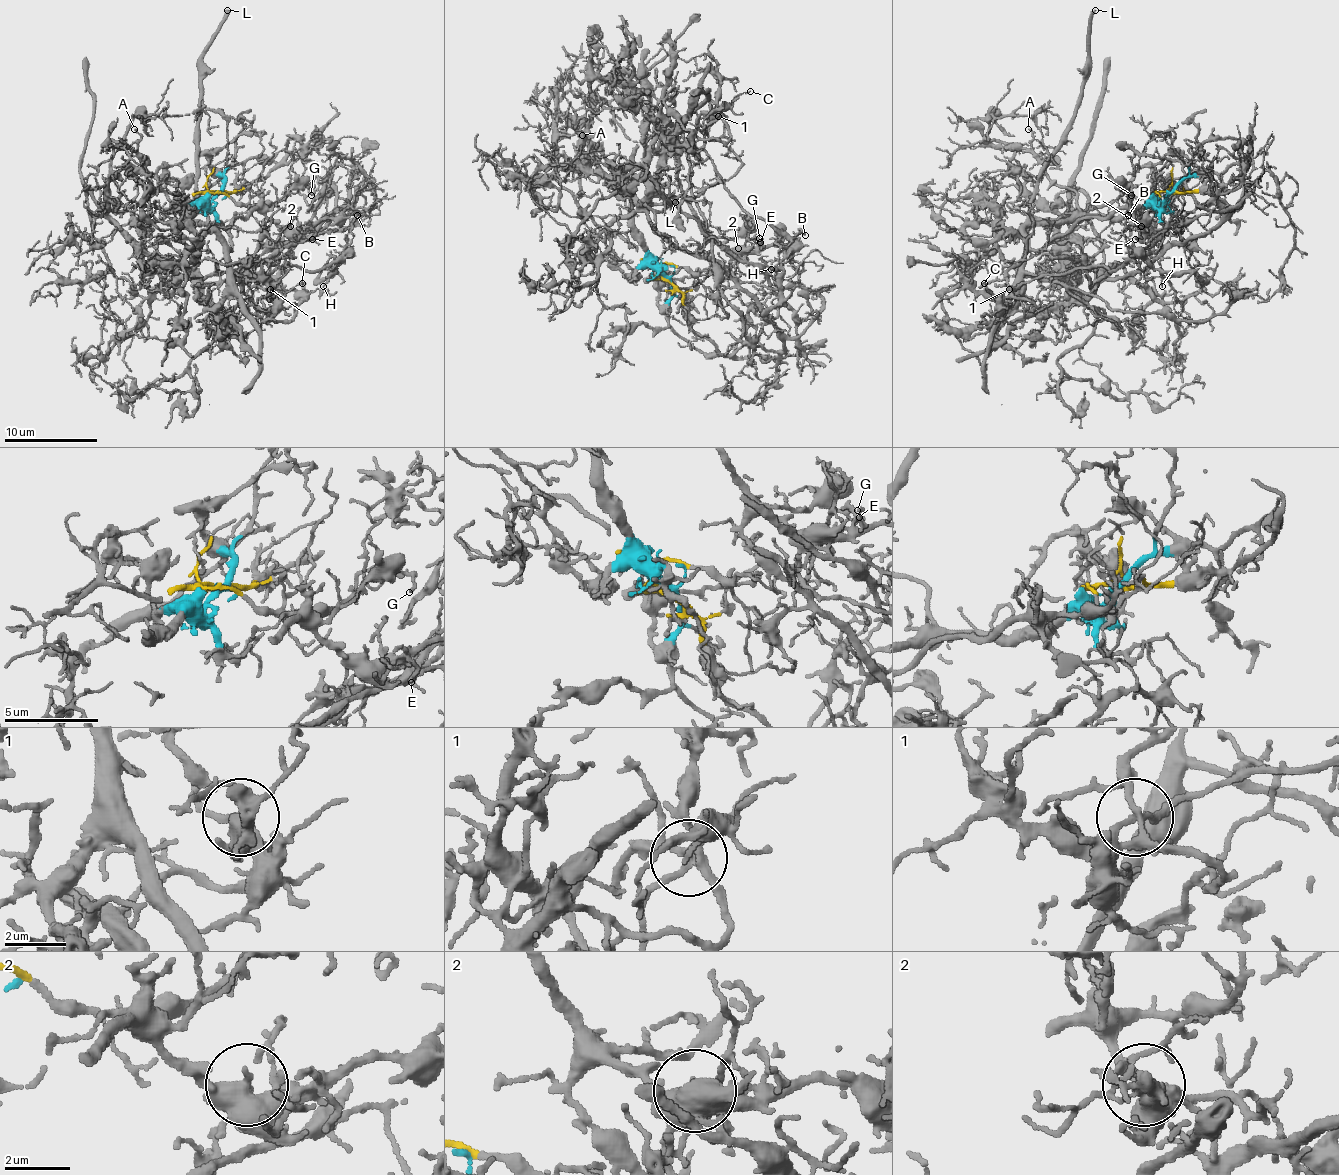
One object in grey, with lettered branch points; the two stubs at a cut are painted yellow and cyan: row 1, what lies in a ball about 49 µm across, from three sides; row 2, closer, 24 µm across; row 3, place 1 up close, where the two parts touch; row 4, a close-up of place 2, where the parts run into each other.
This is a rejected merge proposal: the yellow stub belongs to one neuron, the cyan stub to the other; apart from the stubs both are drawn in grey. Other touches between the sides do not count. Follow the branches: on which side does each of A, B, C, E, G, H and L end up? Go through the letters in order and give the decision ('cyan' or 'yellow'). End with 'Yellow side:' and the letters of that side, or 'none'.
A: cyan
B: cyan
C: cyan
E: cyan
G: cyan
H: cyan
L: cyan
Yellow side: none

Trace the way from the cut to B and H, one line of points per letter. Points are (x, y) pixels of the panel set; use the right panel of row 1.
B: (1169, 193), (1118, 216), (1032, 221), (1023, 268), (1034, 275), (1116, 270), (1132, 254), (1123, 235), (1127, 214)
H: (1169, 193), (1118, 216), (1025, 228), (1023, 265), (1034, 275), (1118, 270), (1130, 258), (1153, 265), (1162, 286)

